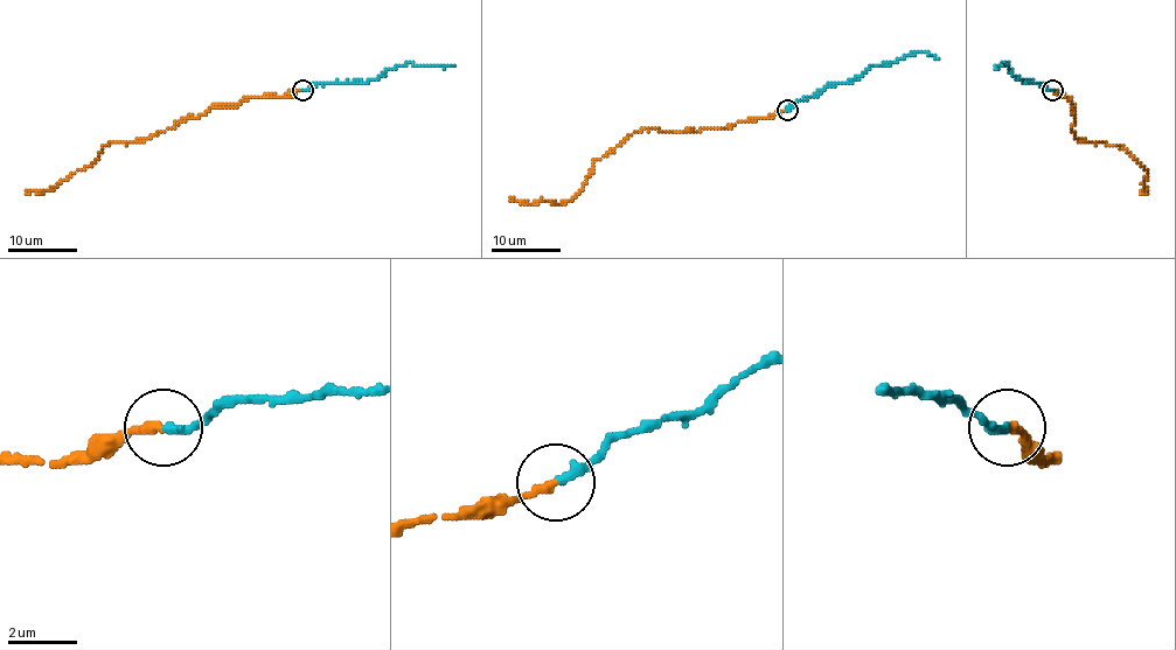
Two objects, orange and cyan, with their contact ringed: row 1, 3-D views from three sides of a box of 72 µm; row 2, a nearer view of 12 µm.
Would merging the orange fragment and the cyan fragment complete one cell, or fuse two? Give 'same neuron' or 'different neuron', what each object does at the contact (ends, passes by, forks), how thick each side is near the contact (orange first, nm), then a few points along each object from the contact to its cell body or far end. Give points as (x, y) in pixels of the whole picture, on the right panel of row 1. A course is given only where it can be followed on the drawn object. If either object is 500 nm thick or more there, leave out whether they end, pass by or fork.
same neuron; orange ends there; cyan ends there; 280 nm thick on the orange side, 320 nm on the other; orange runs (1052, 89), (1073, 106), (1070, 131), (1079, 139), (1117, 145), (1145, 168), (1146, 189), (1141, 193); cyan runs (1052, 89), (1022, 81), (1004, 63), (996, 67), (1003, 64)

